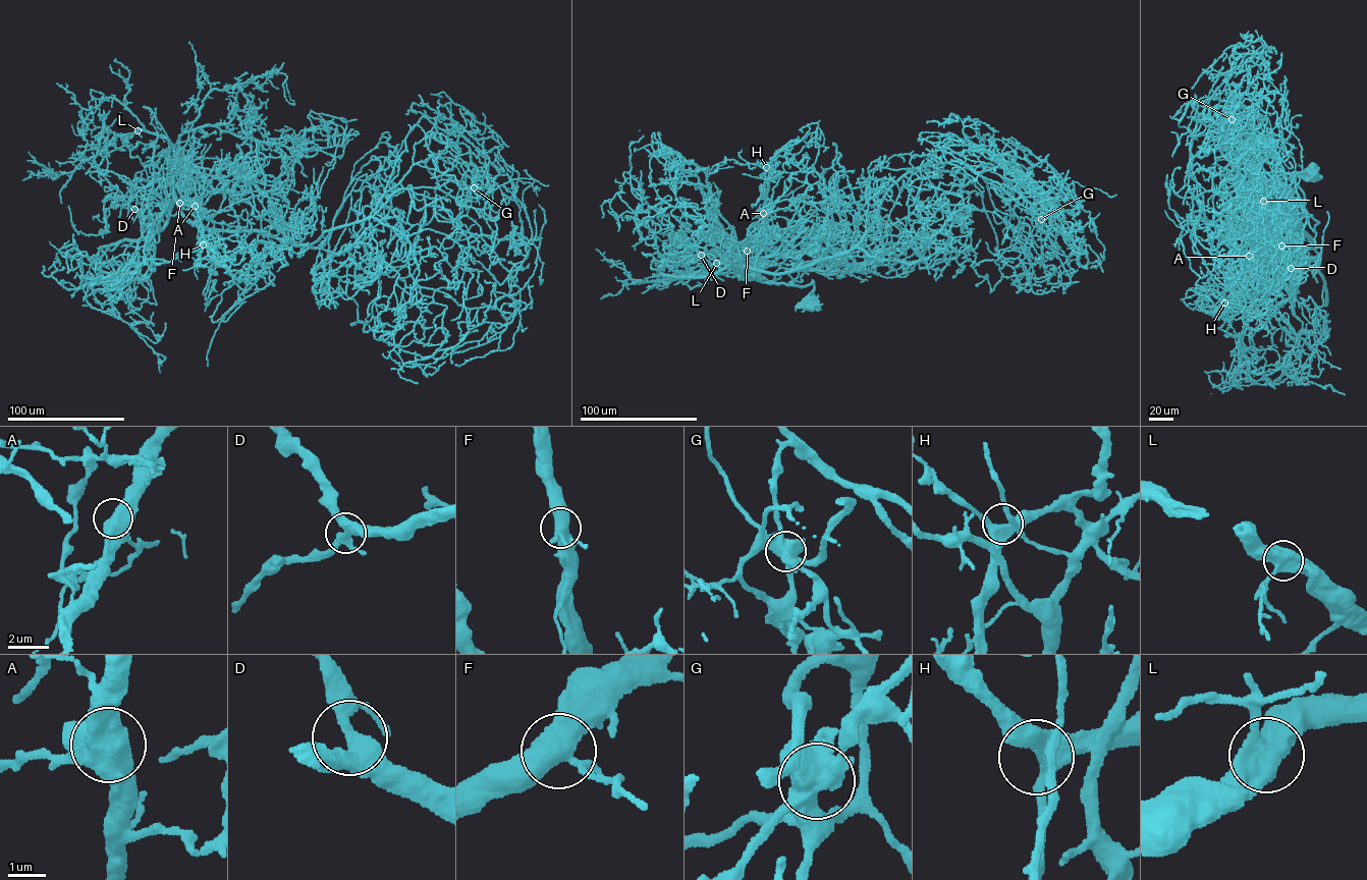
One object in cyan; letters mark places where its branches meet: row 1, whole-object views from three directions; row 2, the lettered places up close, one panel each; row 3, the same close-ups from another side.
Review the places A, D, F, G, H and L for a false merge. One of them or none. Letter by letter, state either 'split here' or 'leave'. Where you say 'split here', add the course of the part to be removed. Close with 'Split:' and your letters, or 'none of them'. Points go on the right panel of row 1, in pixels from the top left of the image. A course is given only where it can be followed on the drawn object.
A: leave
D: leave
F: leave
G: split here; foreign part runs (1232, 119), (1225, 131), (1195, 118), (1197, 102), (1205, 96)
H: leave
L: leave
Split: G

